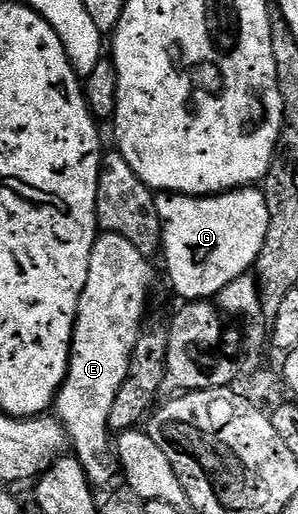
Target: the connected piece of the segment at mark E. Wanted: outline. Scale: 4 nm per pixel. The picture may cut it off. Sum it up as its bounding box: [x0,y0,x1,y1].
[55,234,153,489]

